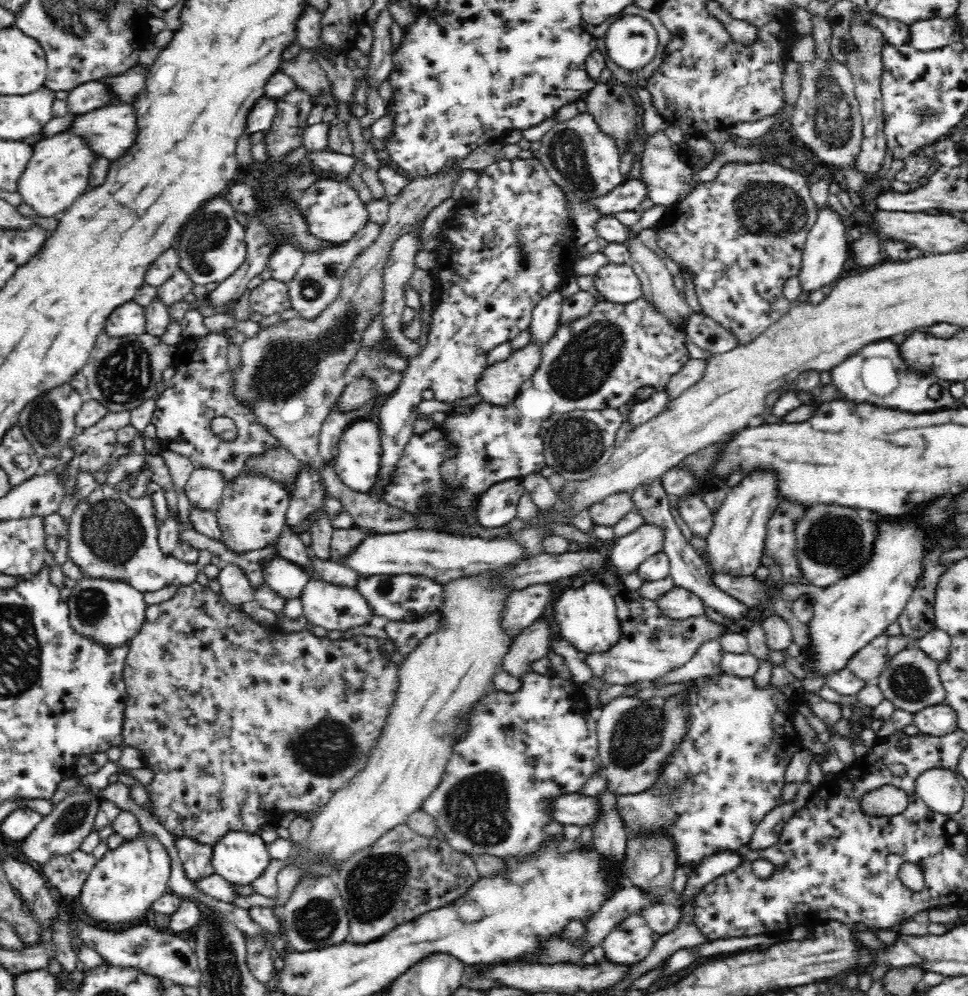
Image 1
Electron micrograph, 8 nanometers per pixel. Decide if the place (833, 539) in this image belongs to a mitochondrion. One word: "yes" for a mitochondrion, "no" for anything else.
yes

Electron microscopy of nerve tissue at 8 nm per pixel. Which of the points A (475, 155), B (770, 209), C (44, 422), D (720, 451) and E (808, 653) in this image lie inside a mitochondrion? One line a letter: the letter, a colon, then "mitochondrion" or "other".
A: other
B: mitochondrion
C: mitochondrion
D: other
E: other

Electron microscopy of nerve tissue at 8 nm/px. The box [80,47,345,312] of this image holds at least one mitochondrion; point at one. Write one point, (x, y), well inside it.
(208, 237)

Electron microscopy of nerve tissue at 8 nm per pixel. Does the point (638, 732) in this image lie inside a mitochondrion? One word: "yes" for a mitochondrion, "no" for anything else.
yes

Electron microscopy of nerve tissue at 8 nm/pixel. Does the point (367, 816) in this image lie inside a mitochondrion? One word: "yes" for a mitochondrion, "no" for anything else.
no

